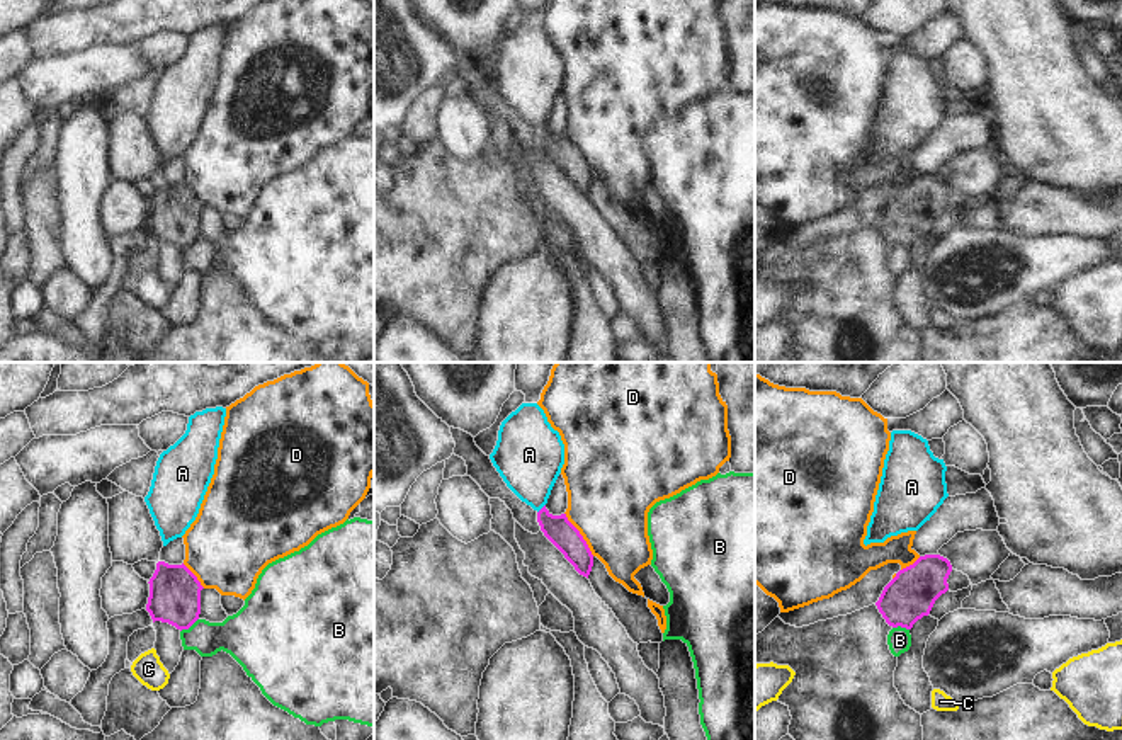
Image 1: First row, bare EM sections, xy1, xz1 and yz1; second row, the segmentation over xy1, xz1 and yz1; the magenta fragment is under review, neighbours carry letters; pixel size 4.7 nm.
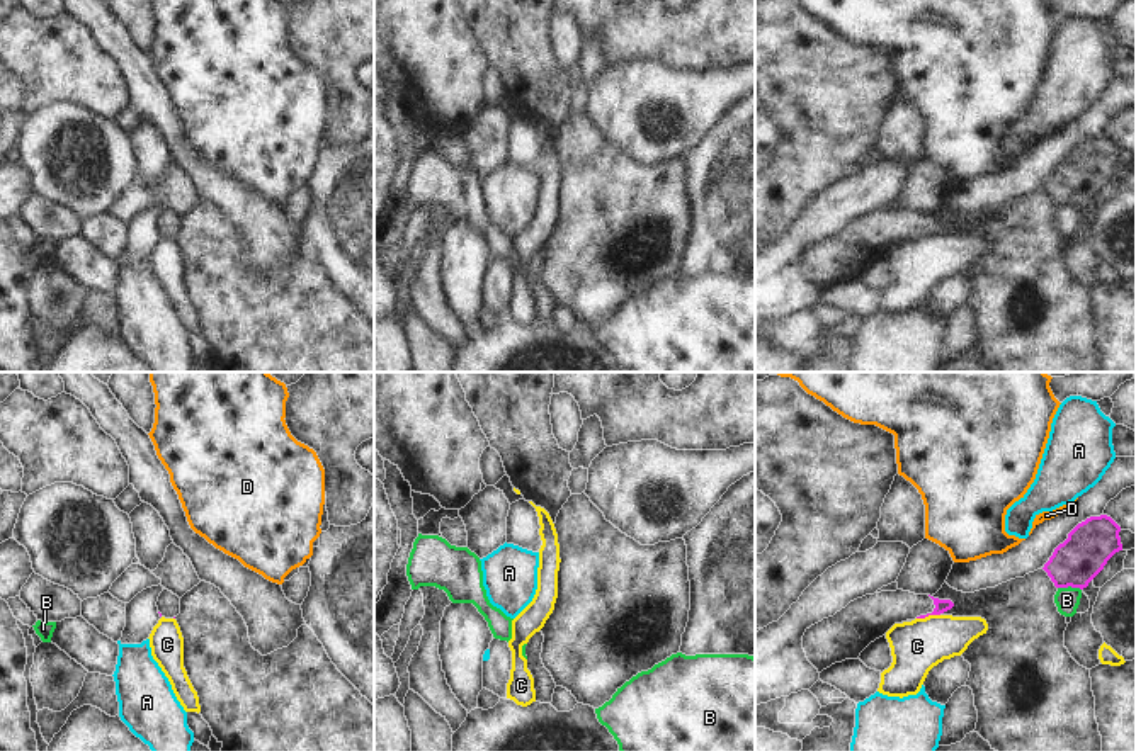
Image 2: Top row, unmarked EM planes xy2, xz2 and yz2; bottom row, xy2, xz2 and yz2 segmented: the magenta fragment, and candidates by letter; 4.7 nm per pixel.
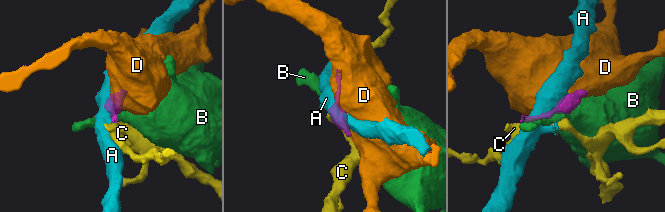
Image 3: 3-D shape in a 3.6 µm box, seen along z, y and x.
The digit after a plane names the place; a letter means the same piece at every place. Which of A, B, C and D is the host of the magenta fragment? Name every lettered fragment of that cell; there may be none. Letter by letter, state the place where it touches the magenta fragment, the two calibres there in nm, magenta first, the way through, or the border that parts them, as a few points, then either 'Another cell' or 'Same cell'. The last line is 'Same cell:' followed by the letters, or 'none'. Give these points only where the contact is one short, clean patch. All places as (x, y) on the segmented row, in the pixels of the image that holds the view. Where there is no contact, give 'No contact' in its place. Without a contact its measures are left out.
A: Touches magenta at xz1 (541, 509). Thickness 140 nm (magenta) against 320 nm. Another cell
B: Touches magenta at yz2 (1070, 585). Thickness 220 nm (magenta) against 120 nm. Boundary: yz2 (1058, 587), (1077, 587), (1080, 590). Another cell
C: Touches magenta at yz2 (927, 615). Thickness 60 nm (magenta) against 240 nm. Boundary: yz2 (939, 614), (917, 619). Another cell
D: Touches magenta at xz1 (580, 535). Thickness 140 nm (magenta) against 400 nm. Boundary: xz1 (565, 512), (594, 555). Another cell
Same cell: none

